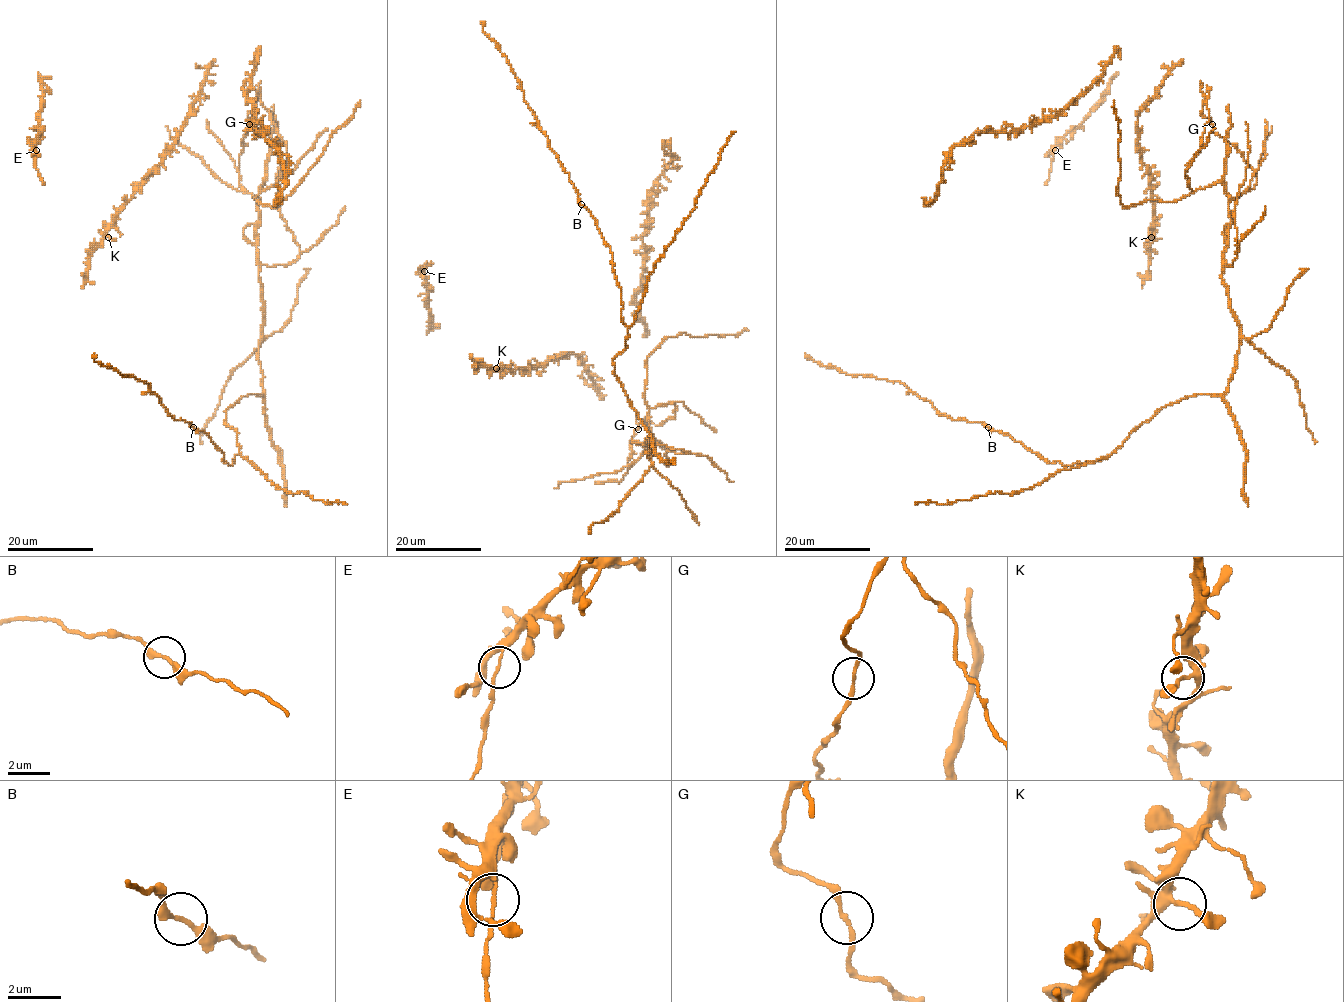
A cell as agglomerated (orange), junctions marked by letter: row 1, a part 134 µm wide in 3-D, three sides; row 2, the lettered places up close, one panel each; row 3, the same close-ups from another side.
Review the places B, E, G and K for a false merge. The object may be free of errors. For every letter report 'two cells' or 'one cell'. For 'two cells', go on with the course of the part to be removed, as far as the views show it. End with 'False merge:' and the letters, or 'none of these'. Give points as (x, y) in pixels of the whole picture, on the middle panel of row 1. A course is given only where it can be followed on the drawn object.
B: one cell
E: two cells
G: one cell
K: one cell
False merge: E

